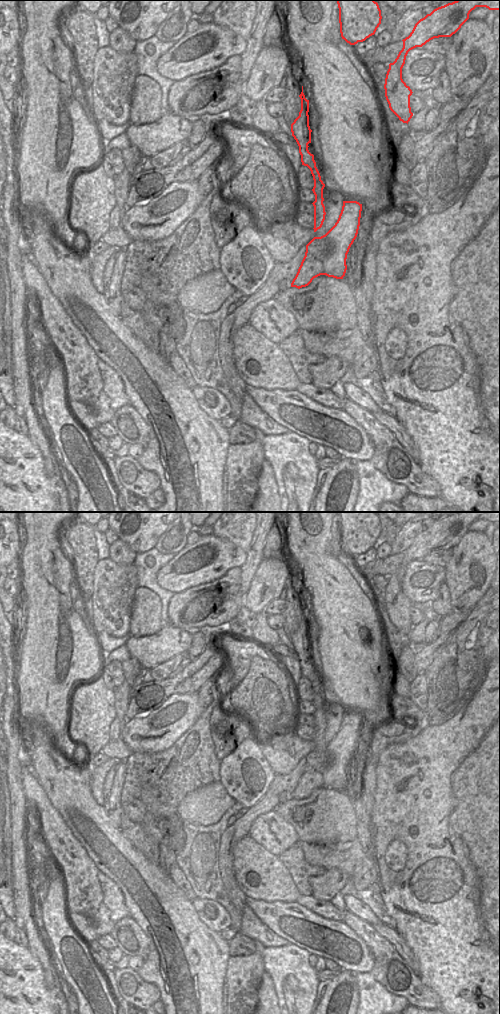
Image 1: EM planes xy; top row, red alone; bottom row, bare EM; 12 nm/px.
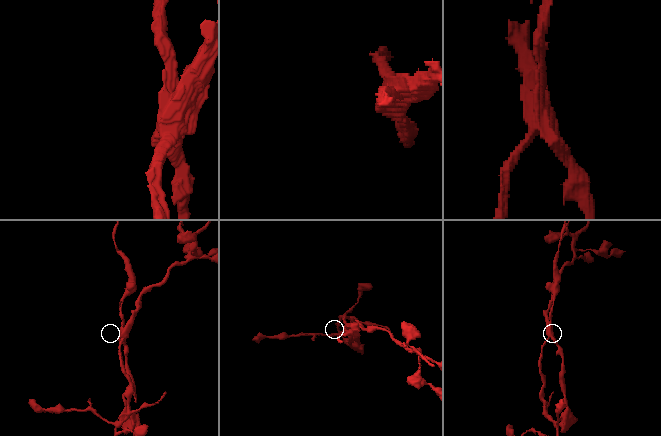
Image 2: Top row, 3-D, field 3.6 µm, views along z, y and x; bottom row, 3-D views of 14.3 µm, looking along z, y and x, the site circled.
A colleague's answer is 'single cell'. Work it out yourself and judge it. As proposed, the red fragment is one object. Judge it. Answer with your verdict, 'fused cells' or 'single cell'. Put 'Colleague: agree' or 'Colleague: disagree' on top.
Colleague: disagree
fused cells

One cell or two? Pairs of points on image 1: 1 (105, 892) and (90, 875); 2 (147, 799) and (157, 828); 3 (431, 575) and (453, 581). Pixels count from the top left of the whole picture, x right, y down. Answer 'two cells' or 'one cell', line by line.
1: one cell
2: one cell
3: two cells

